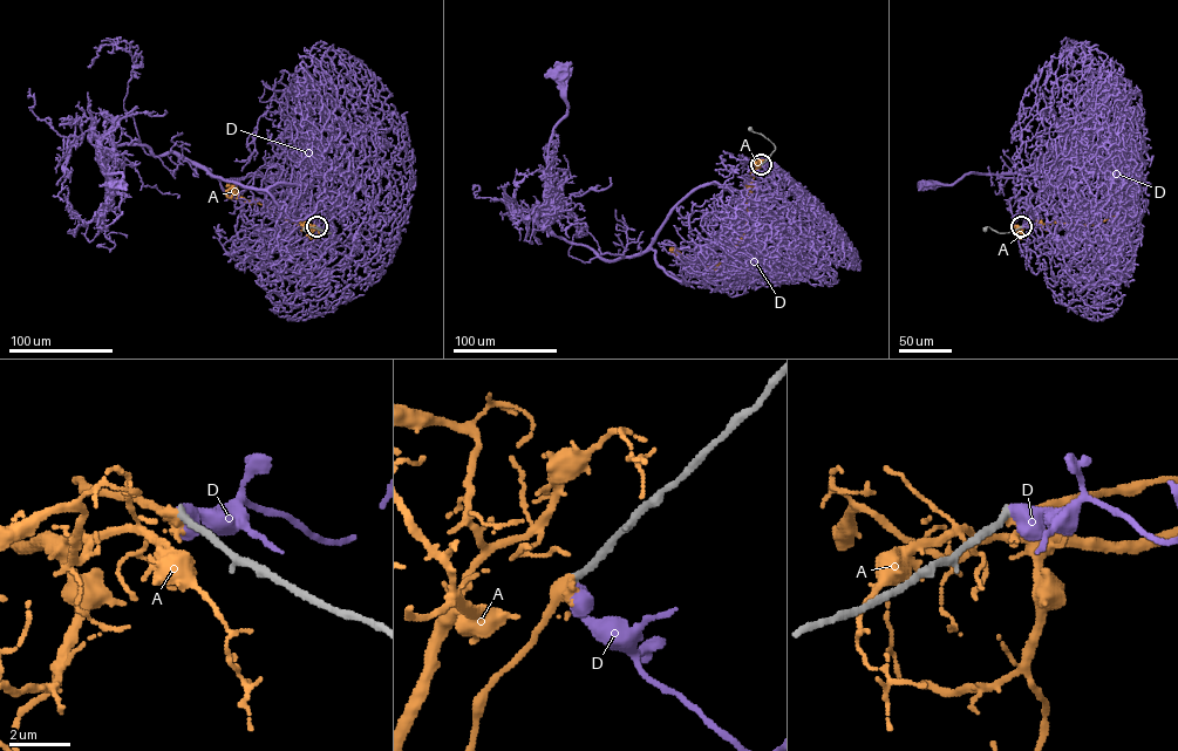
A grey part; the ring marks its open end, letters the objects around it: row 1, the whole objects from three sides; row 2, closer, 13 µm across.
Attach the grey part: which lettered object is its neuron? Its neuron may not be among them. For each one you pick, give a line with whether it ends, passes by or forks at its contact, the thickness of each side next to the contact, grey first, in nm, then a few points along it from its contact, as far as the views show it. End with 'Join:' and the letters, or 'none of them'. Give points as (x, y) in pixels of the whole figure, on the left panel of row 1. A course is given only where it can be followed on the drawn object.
A: it passes by | 280/340 nm | via (317, 226), (288, 222), (264, 205), (240, 197), (233, 186), (225, 191), (229, 195)
Join: A

